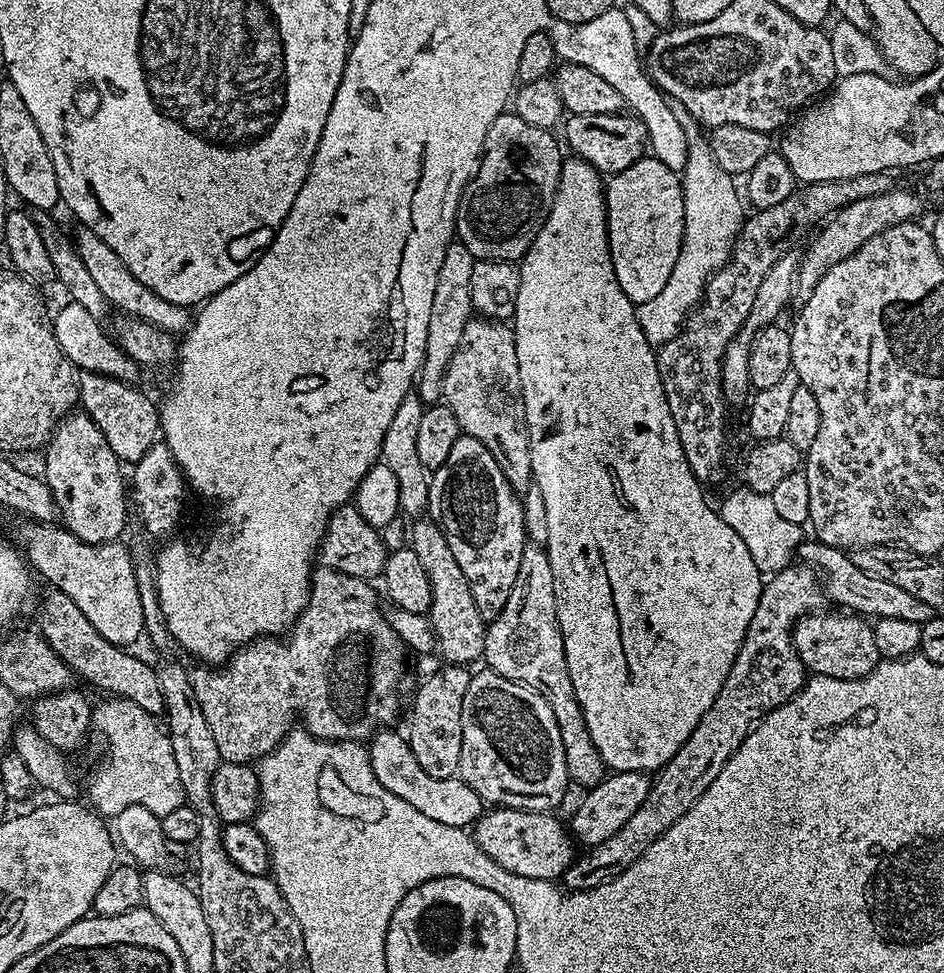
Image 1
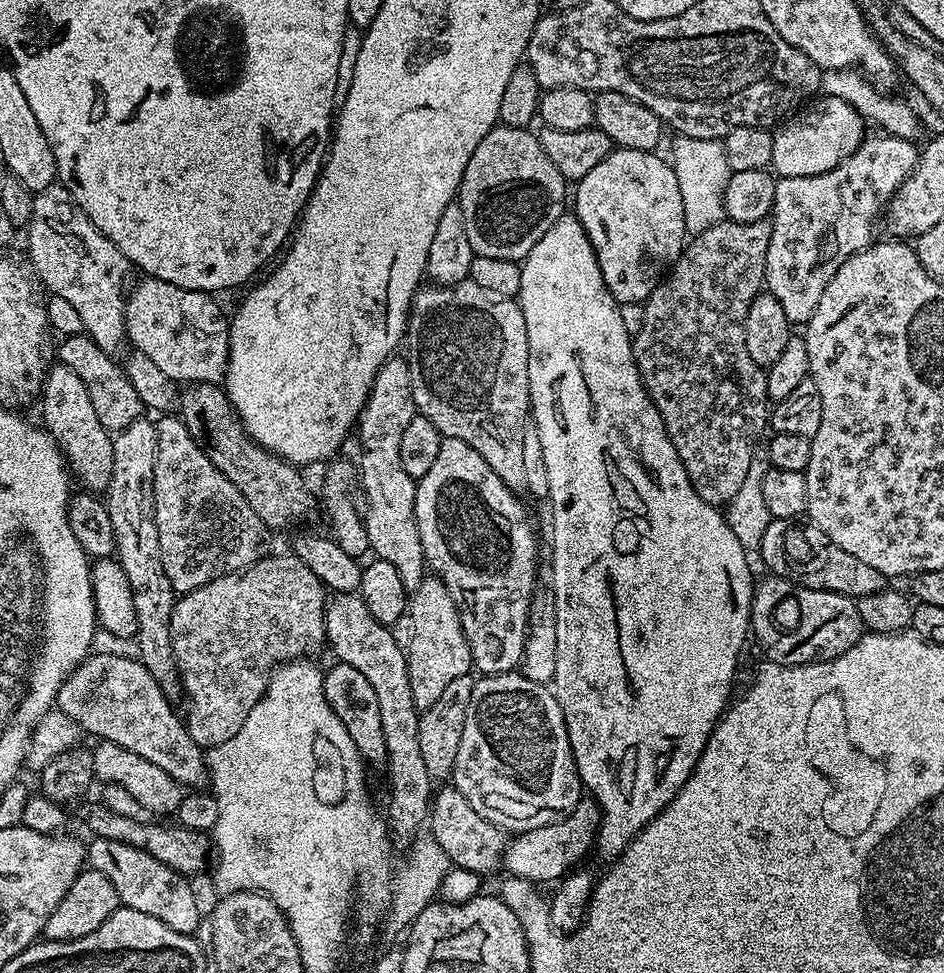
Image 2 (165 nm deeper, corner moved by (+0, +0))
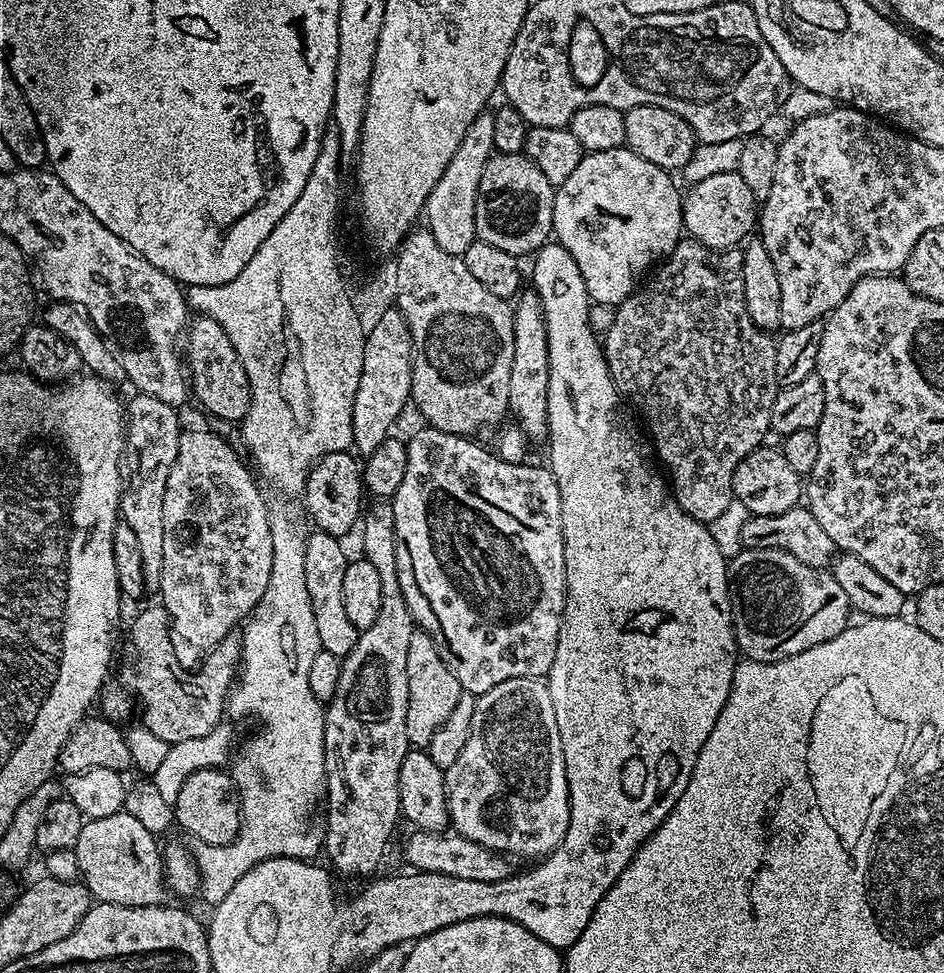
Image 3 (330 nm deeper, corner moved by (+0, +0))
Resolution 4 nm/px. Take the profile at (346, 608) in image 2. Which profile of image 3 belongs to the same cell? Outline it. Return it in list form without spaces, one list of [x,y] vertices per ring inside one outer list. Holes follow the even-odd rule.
[[[317,530],[311,531],[305,539],[305,583],[309,591],[310,608],[313,611],[321,651],[334,654],[343,659],[354,648],[359,632],[349,622],[346,608],[342,603],[342,581],[349,562],[348,554],[342,548],[342,542],[332,535]]]

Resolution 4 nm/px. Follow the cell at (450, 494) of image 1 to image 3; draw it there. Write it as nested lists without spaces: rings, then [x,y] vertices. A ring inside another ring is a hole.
[[[423,426],[412,437],[407,437],[406,443],[408,446],[408,458],[406,460],[406,475],[402,477],[402,486],[398,486],[396,493],[390,497],[390,503],[394,510],[394,530],[396,531],[396,561],[398,562],[398,582],[402,594],[406,598],[406,606],[410,610],[413,621],[420,622],[423,616],[428,616],[428,624],[426,630],[432,635],[432,641],[438,646],[440,655],[448,664],[448,668],[454,674],[454,678],[458,678],[461,689],[470,693],[474,697],[486,694],[486,690],[494,690],[494,686],[498,686],[498,682],[506,682],[510,678],[544,678],[547,677],[548,671],[552,668],[554,662],[554,654],[558,650],[558,634],[560,627],[564,621],[564,543],[562,542],[562,498],[558,490],[558,482],[554,478],[554,474],[547,467],[535,468],[529,462],[506,462],[495,451],[492,452],[488,448],[483,448],[482,445],[476,444],[475,439],[459,436],[458,434],[450,434],[443,432],[431,426]]]

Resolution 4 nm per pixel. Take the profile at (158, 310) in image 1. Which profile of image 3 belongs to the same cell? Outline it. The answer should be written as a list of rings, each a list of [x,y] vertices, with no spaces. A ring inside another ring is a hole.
[[[197,315],[186,329],[186,368],[190,373],[190,392],[209,417],[243,421],[250,410],[252,391],[246,378],[246,370],[234,350],[234,342],[226,330],[209,316]]]

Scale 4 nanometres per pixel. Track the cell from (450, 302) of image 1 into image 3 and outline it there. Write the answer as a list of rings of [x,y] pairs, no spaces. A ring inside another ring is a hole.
[[[485,110],[474,122],[470,122],[470,130],[458,142],[458,150],[454,150],[454,158],[442,170],[442,178],[434,182],[434,190],[430,190],[430,198],[424,203],[423,219],[428,219],[426,230],[434,234],[434,242],[446,250],[446,254],[463,256],[466,250],[478,238],[476,235],[476,203],[478,202],[478,182],[482,182],[482,170],[486,170],[486,162],[494,155],[494,118],[492,112]]]

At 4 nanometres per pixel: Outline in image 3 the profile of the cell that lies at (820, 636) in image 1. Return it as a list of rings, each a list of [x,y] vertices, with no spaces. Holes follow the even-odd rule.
[[[745,548],[728,560],[728,597],[732,607],[732,625],[737,649],[754,662],[778,662],[799,656],[802,650],[830,642],[849,627],[850,609],[846,593],[833,578],[831,571],[806,566],[794,554],[773,548]]]

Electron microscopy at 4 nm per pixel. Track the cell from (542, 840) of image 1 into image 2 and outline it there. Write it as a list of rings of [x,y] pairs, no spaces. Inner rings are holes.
[[[455,786],[444,787],[448,788],[442,789],[441,792],[439,789],[432,797],[430,805],[431,839],[435,840],[436,845],[442,849],[445,857],[455,867],[481,874],[492,872],[495,868],[499,869],[509,841],[504,829],[492,824],[489,820],[484,820],[482,814],[478,814],[474,806],[470,806],[470,802],[462,798],[462,794]]]

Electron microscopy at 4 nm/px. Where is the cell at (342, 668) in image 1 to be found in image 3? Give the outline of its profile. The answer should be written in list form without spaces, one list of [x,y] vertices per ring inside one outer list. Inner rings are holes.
[[[153,602],[133,618],[132,629],[124,640],[124,653],[118,656],[119,679],[138,701],[139,711],[144,711],[144,727],[168,745],[186,742],[186,738],[206,738],[206,734],[221,727],[220,719],[225,719],[228,698],[242,667],[242,640],[236,634],[211,649],[197,672],[184,672],[181,676],[172,644],[168,611],[163,604]]]

